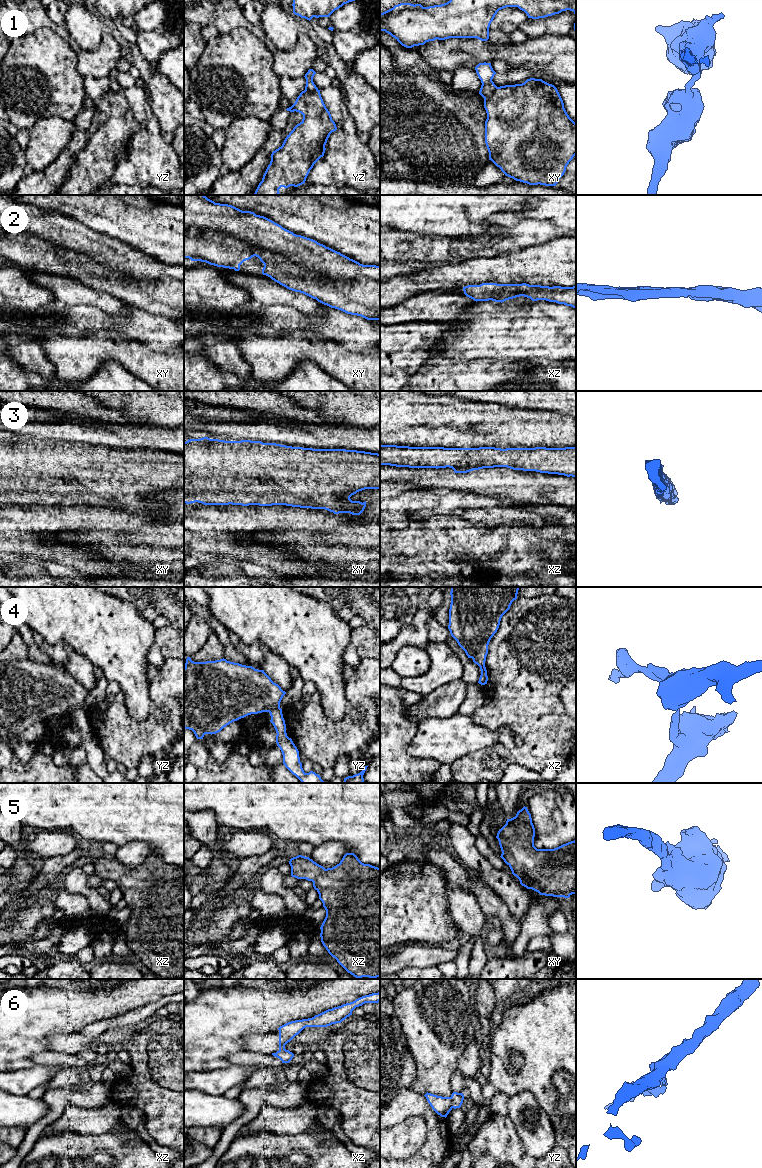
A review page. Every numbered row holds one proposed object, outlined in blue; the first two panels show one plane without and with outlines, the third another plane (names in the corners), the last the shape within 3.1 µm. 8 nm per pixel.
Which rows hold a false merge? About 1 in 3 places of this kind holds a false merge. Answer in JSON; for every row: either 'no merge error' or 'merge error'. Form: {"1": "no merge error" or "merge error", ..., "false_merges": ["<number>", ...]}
{"1": "merge error", "2": "no merge error", "3": "no merge error", "4": "merge error", "5": "no merge error", "6": "merge error", "false_merges": ["1", "4", "6"]}

